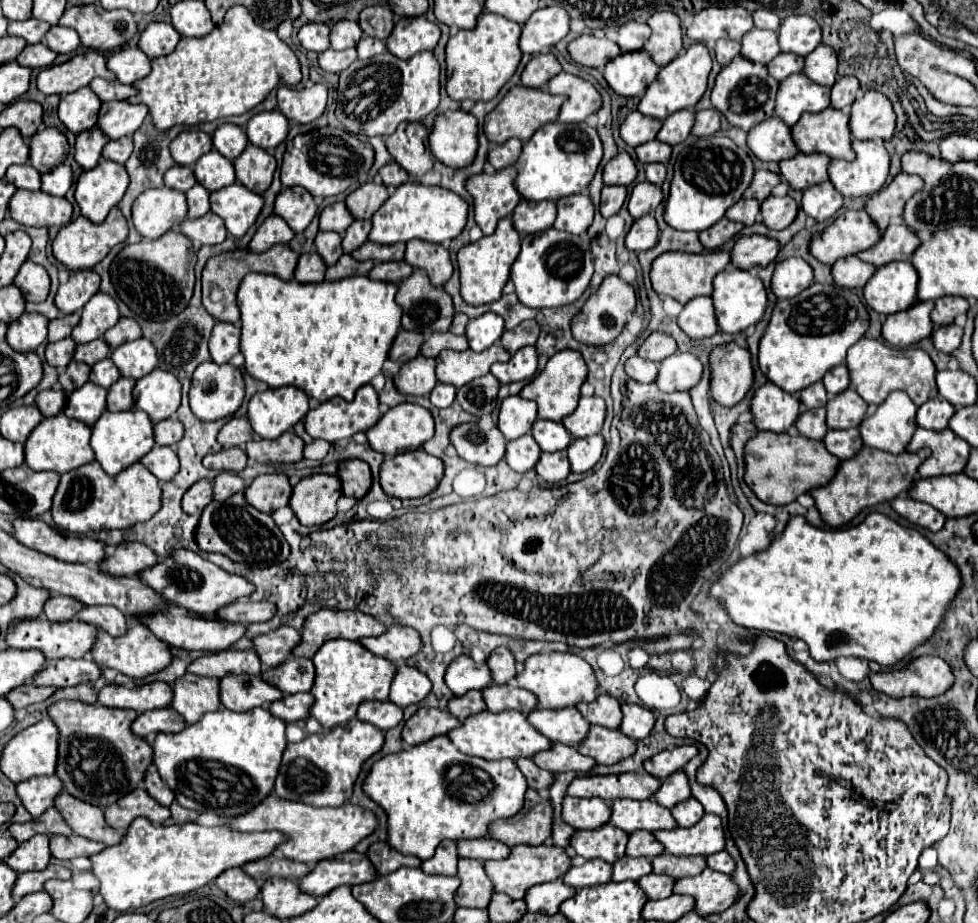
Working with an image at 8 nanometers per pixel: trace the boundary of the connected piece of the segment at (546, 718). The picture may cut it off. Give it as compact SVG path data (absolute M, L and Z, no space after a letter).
M537 708L527 718L551 742L561 742L567 746L577 746L587 736L591 726L577 708L563 710Z

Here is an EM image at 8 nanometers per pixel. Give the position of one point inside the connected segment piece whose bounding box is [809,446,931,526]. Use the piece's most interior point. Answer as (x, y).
(872, 476)

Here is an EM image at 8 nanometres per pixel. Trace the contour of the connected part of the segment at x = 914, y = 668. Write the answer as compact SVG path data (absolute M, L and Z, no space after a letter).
M921 656L909 666L891 672L871 672L871 686L891 698L923 696L933 698L953 684L951 668L939 656Z

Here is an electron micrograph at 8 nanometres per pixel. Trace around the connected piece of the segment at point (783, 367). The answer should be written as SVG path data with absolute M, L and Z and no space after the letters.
M811 284L799 296L779 300L773 308L771 320L765 328L765 334L759 340L759 368L769 382L777 384L789 394L797 394L813 382L819 382L823 374L845 362L847 350L865 336L869 328L869 314L865 304L853 290L835 286L835 284Z

